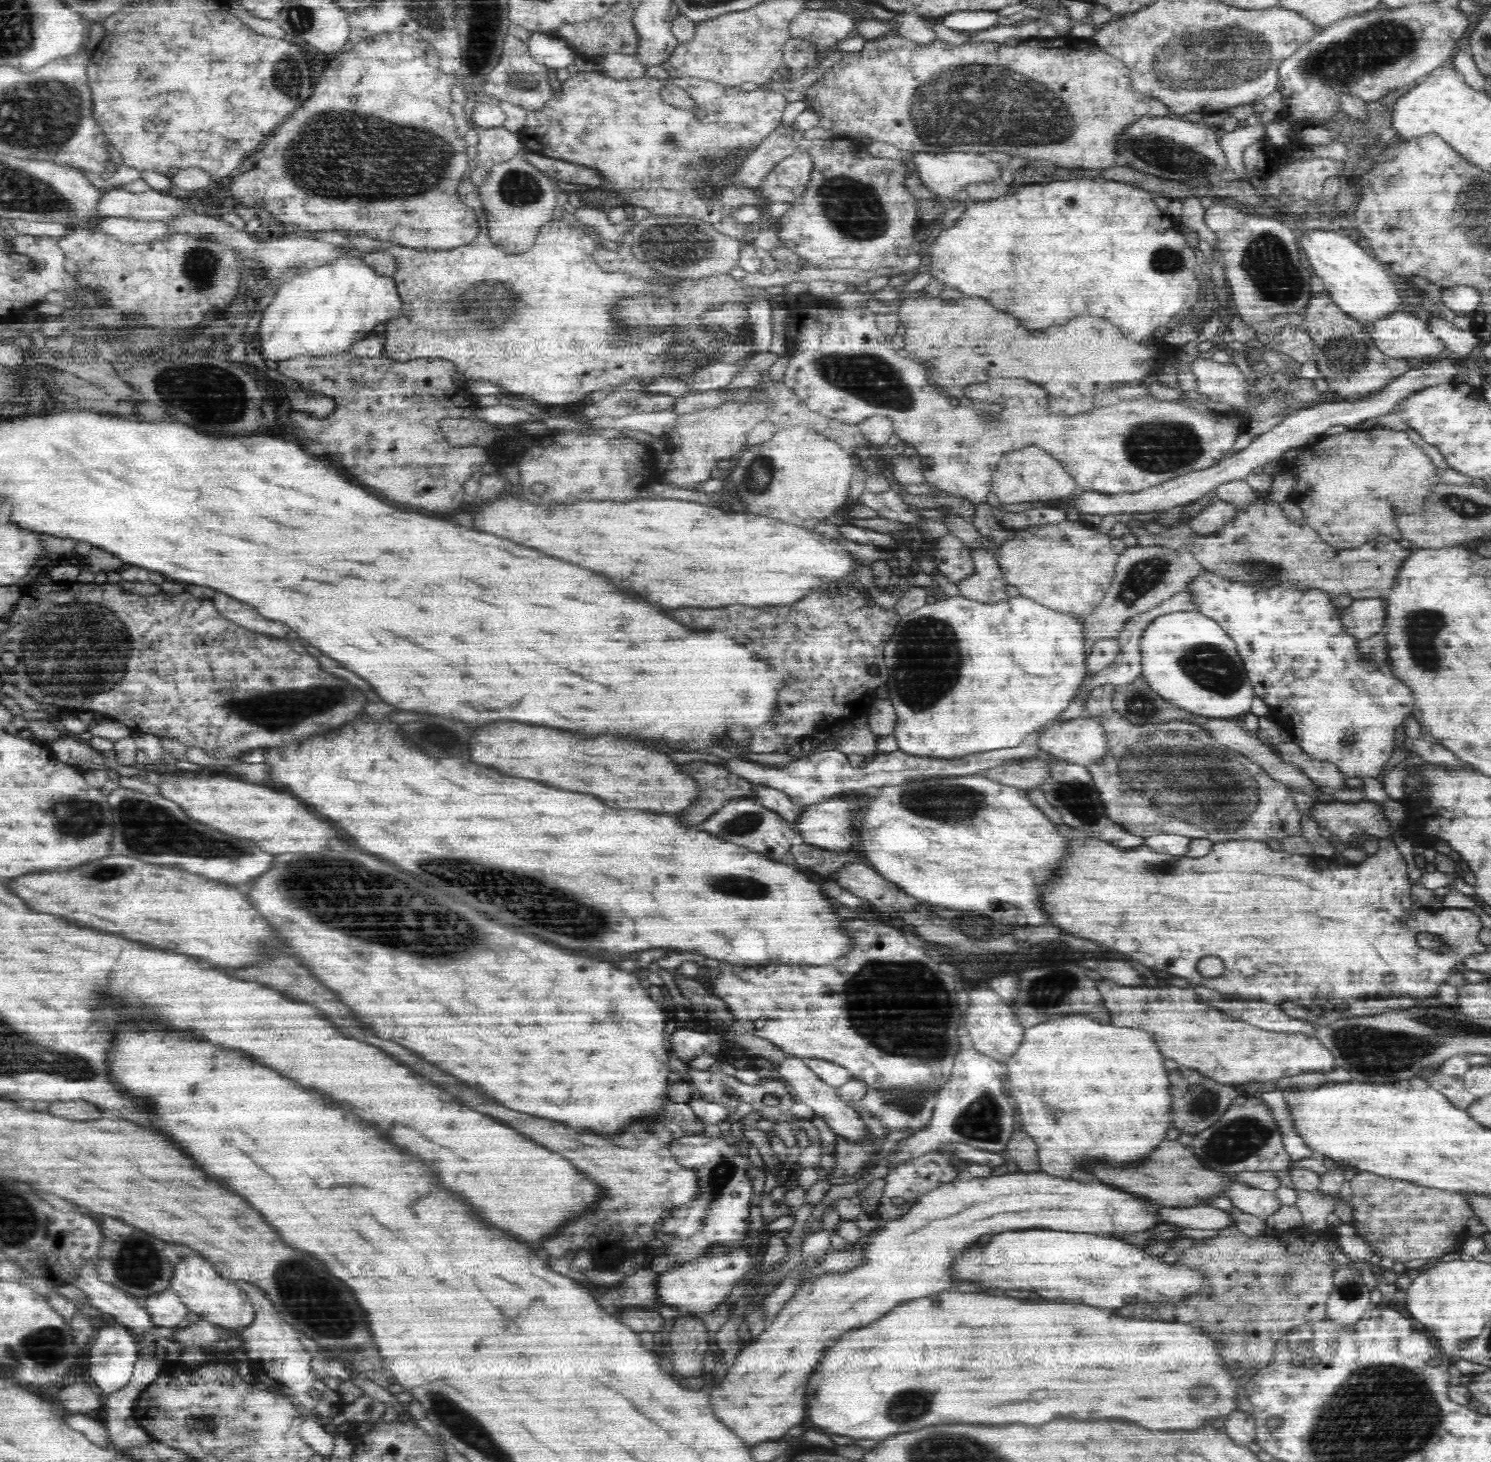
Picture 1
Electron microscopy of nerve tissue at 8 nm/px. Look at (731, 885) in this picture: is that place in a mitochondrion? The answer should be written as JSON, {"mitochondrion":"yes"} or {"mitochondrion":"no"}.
{"mitochondrion":"yes"}

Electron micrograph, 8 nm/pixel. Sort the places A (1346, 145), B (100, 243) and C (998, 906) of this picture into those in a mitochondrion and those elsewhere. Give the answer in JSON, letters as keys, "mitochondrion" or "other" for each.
{"A":"other","B":"other","C":"other"}

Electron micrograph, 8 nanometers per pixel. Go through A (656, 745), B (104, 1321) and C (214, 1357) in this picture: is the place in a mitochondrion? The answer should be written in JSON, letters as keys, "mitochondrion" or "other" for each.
{"A":"other","B":"other","C":"other"}

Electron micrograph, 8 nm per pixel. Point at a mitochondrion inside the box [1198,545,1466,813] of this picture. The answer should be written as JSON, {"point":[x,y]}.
{"point":[1416,623]}

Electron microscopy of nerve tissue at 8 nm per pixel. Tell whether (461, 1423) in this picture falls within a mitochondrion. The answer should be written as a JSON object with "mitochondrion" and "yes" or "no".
{"mitochondrion":"yes"}

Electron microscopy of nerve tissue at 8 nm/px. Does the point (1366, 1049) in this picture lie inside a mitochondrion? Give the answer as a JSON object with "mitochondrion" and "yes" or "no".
{"mitochondrion":"yes"}

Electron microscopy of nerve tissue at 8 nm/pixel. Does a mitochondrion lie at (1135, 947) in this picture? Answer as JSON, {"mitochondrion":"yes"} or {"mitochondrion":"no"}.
{"mitochondrion":"no"}

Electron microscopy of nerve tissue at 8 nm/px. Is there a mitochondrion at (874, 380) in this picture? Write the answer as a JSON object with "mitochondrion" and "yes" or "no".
{"mitochondrion":"yes"}

